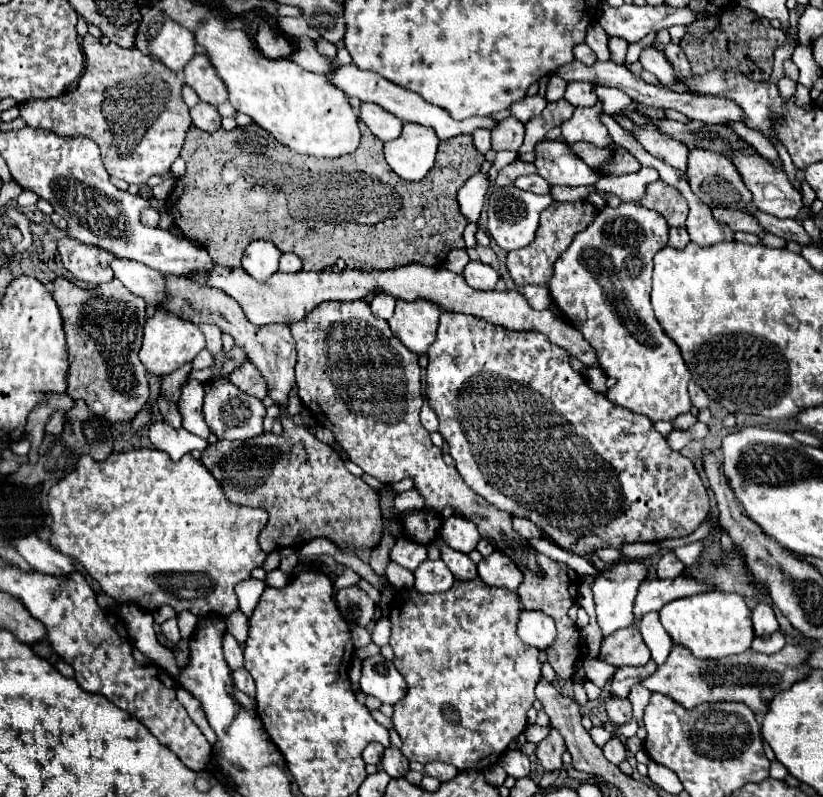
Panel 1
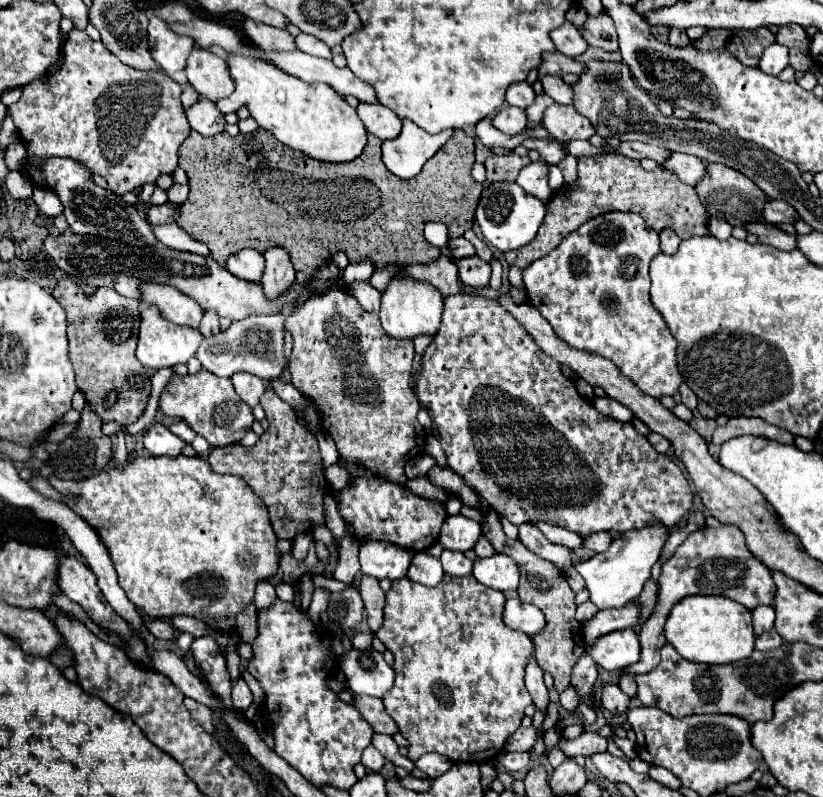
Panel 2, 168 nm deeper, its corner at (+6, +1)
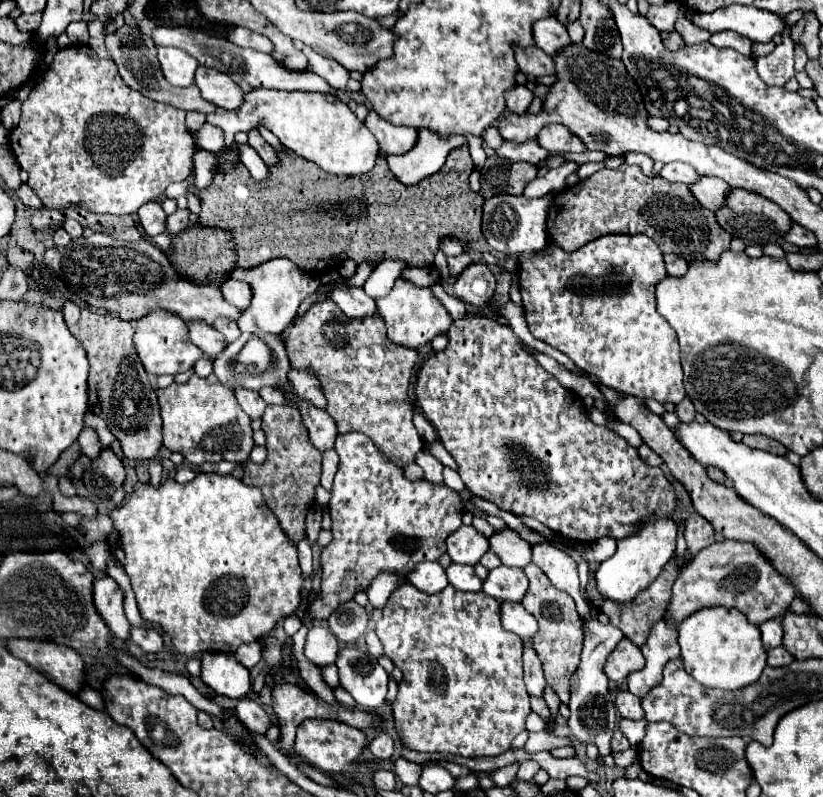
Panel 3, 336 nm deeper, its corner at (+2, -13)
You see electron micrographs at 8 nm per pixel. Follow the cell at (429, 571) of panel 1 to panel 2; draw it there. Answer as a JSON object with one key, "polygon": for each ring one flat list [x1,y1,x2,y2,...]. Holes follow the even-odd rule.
{"polygon":[[426,551,412,555,408,579,416,581,420,585,426,585,426,587,436,587,442,581,442,577,444,577,444,571,442,571,440,559,428,555]]}

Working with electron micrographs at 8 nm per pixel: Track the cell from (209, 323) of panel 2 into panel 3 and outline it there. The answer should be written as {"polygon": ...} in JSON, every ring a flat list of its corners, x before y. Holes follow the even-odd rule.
{"polygon":[[216,319,214,329,216,329,216,331,220,331,220,333,224,335,226,343,232,343,234,339,238,339,238,337,240,337,240,329,238,329,236,321,230,321,230,319]]}

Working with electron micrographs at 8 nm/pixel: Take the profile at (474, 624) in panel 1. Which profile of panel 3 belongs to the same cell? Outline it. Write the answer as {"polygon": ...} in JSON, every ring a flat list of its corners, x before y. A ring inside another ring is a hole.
{"polygon":[[408,583,390,595,384,615,376,623,376,633,384,645,384,653,404,673,396,701,392,703,392,715,396,733,406,747,422,753,472,759,496,757,510,749,518,733,526,731,530,697,522,681,522,639,500,625,500,603,496,599,482,591,464,593,452,585,436,595,428,595]]}

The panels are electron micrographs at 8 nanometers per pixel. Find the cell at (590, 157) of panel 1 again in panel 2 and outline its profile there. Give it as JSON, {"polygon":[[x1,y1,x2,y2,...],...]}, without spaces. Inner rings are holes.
{"polygon":[[524,139,522,145,526,149,536,149,540,153,540,157,552,165,558,165,560,159,566,157,566,151,562,149,562,145,558,141,544,141,544,139]]}

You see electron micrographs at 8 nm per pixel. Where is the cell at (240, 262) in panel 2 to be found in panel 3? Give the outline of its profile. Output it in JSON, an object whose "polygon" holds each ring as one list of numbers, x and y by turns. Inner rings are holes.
{"polygon":[[226,279,222,283,222,293,228,299,228,303,240,307,240,309,248,309,250,301,252,301,252,289,248,283,238,281,238,279]]}

